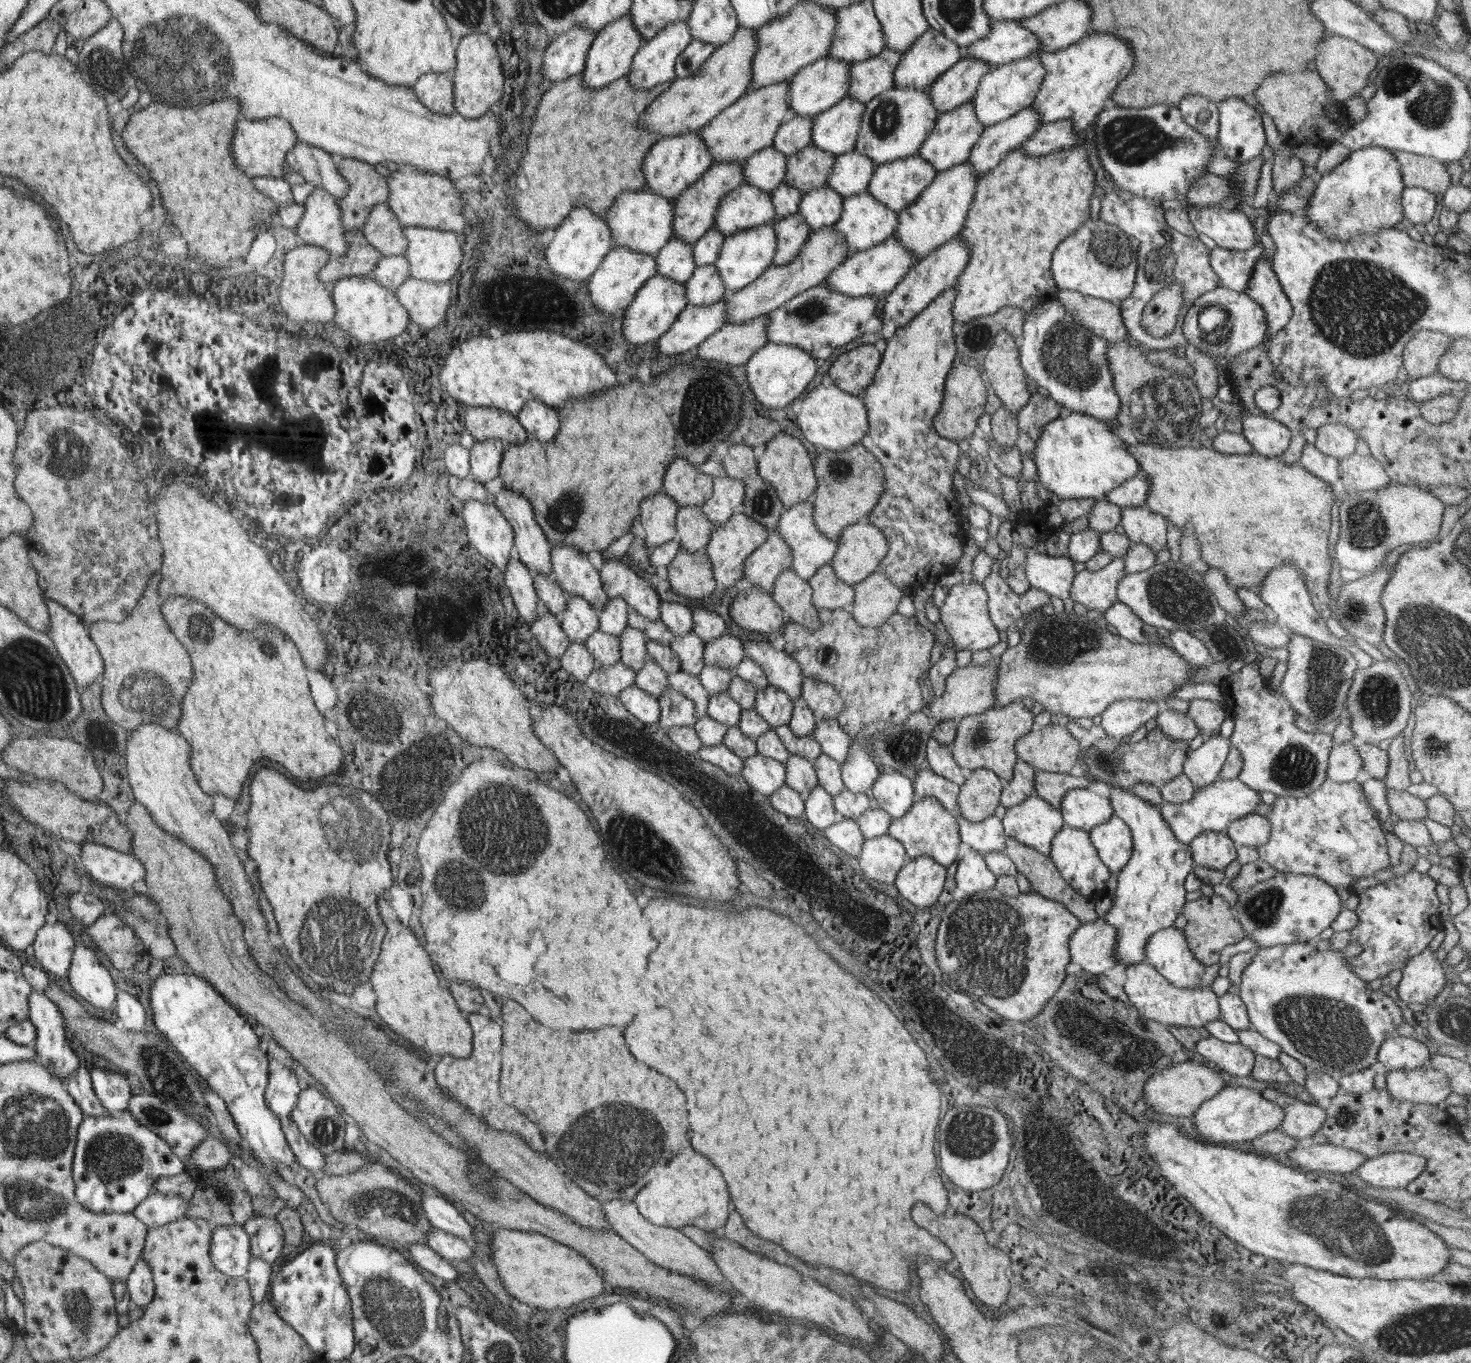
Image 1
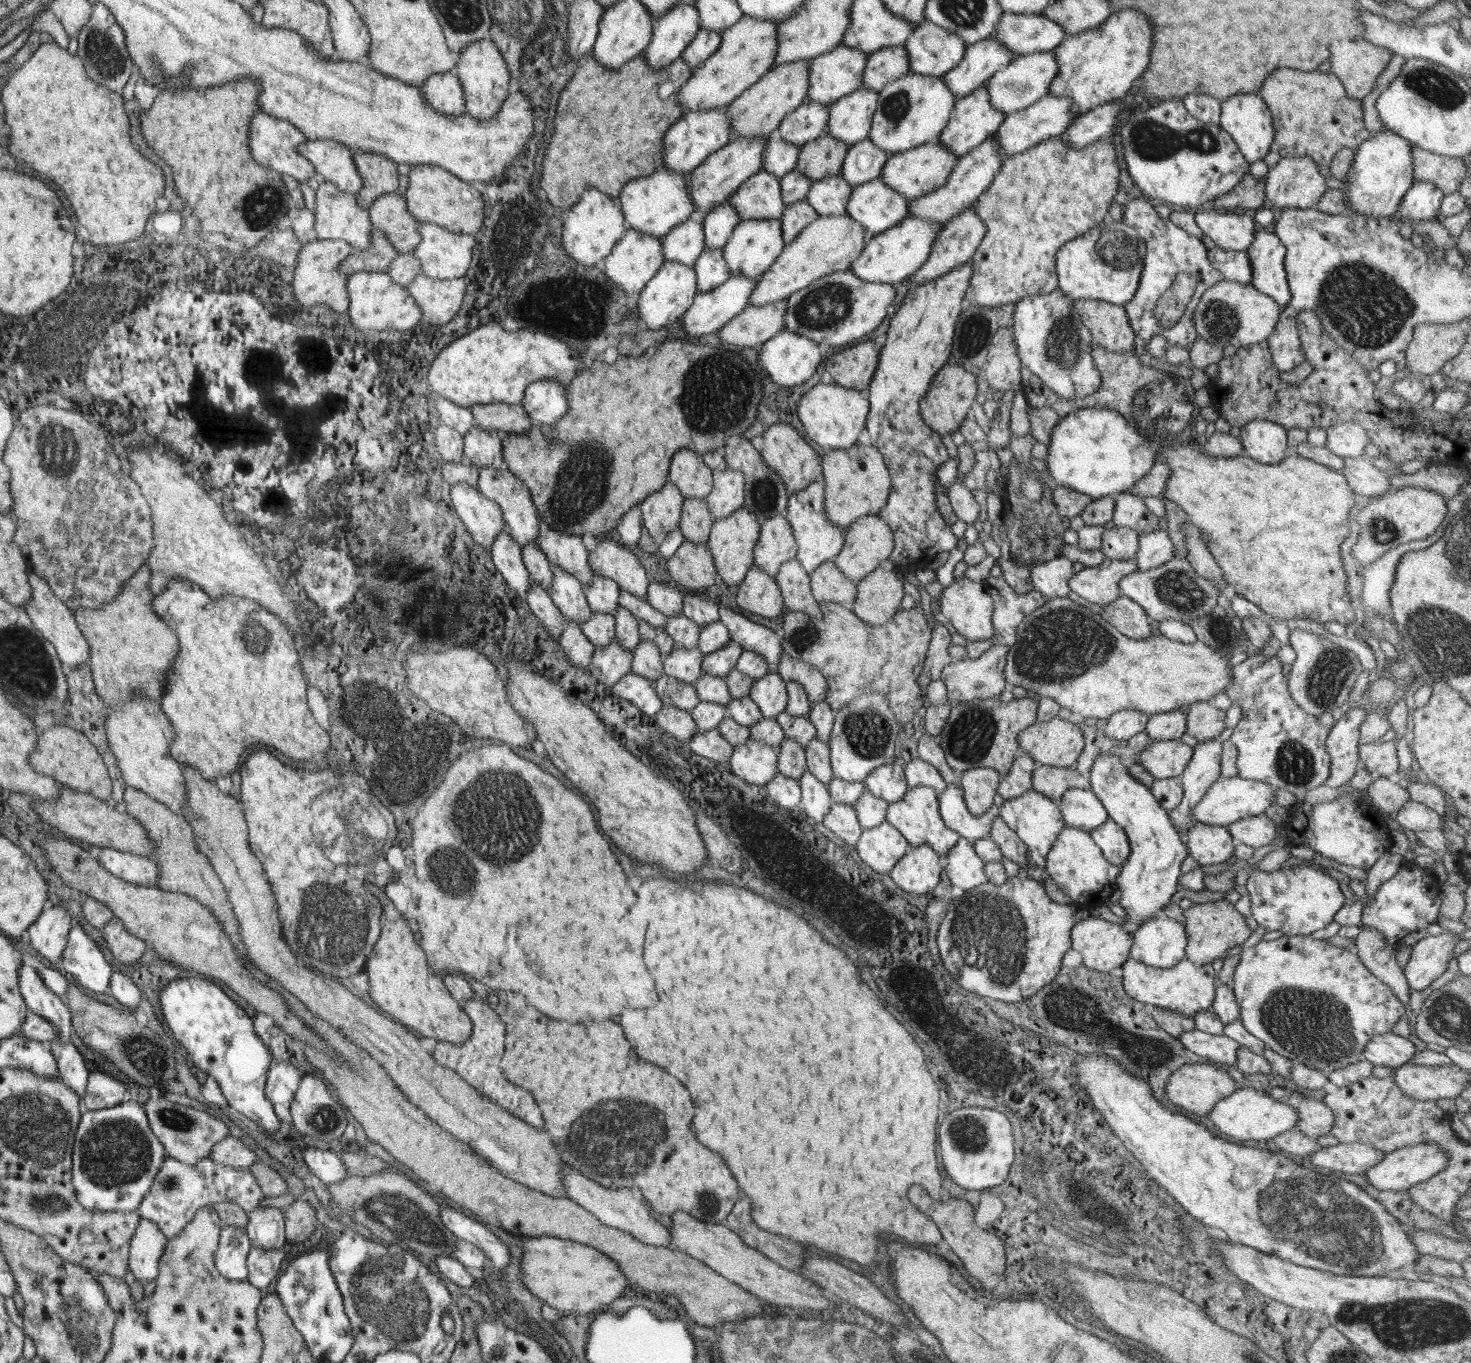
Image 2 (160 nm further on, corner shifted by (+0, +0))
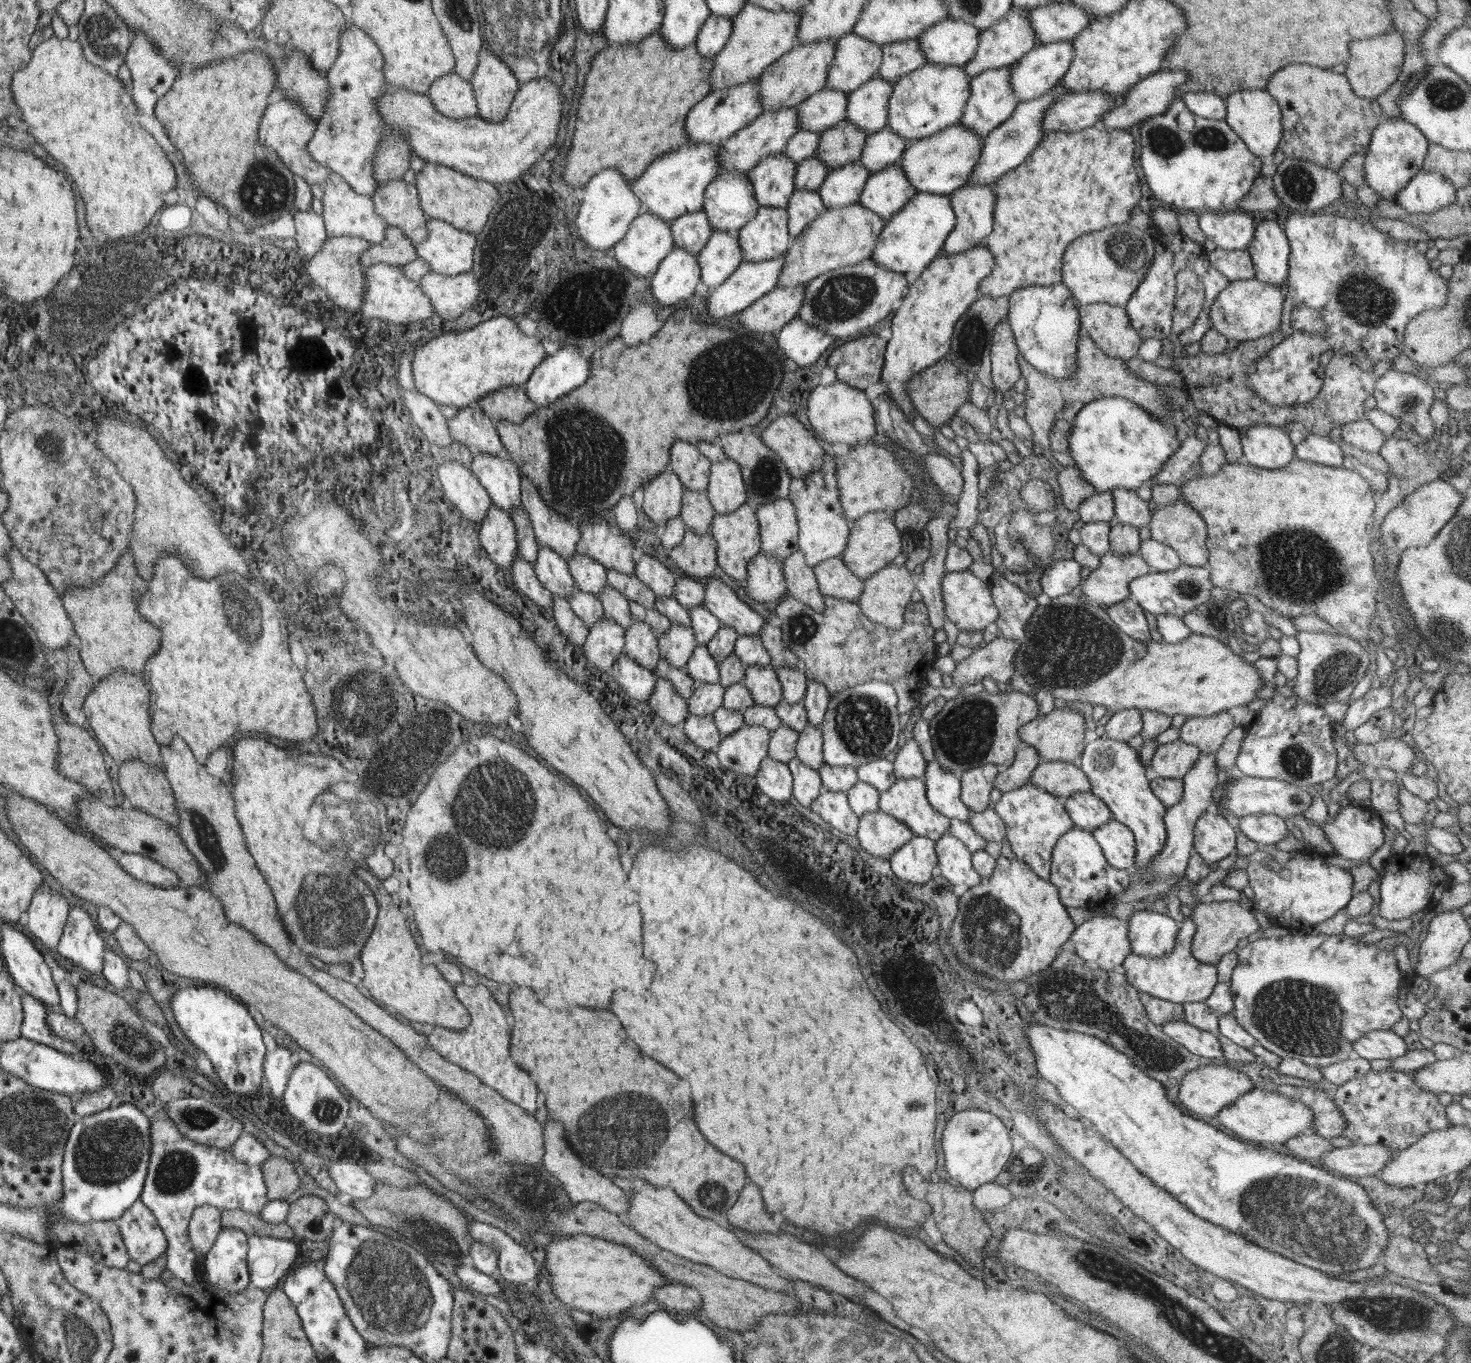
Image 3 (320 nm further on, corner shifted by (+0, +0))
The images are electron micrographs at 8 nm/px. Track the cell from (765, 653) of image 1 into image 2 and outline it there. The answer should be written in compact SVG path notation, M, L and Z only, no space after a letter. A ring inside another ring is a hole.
M719 606L719 619L729 630L732 641L737 642L743 649L760 654L768 661L770 672L778 672L779 658L783 652L782 640L775 631L750 618L736 613L726 606Z

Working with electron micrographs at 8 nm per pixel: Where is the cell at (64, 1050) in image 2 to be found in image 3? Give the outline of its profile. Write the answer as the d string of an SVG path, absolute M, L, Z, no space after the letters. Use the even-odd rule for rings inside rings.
M24 993L23 1004L24 1026L21 1038L43 1043L45 1046L54 1047L55 1050L60 1052L66 1053L69 1051L71 1054L78 1052L74 1044L54 1034L52 1028L48 1026L46 1018L48 1014L50 1014L50 1011L44 1006L43 1002L40 1002L40 999L34 998L28 993Z

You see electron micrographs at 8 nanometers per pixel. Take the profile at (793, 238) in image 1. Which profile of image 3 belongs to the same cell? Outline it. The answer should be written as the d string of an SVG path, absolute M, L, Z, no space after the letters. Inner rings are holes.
M795 190L785 209L788 213L788 230L794 238L827 208L822 204L818 191Z

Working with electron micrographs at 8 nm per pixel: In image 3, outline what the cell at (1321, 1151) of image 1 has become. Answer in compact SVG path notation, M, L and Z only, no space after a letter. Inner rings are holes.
M1361 1143L1329 1150L1322 1158L1325 1168L1354 1178L1378 1176L1395 1152L1380 1143Z

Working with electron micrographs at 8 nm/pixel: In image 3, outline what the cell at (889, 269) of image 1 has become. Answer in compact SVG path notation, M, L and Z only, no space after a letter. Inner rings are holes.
M919 192L889 218L878 235L871 258L885 269L918 277L932 260L942 254L945 240L954 230L956 221L950 196Z

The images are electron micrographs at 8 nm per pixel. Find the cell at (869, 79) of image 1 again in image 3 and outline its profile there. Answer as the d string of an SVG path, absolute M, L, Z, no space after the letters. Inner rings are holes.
M918 38L888 43L881 50L882 65L877 76L884 82L896 84L904 74L920 69L926 63Z

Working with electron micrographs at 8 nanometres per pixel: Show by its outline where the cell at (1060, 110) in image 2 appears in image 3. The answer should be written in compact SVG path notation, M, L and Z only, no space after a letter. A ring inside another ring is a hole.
M1100 90L1066 94L1055 100L1044 113L1042 133L1076 133L1100 123L1104 114L1116 109L1120 99Z

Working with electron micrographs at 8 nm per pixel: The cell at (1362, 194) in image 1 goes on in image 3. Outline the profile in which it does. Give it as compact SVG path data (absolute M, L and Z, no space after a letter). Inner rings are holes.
M1398 118L1383 119L1373 131L1369 147L1364 153L1366 184L1375 190L1380 198L1394 200L1396 194L1422 170L1429 143L1424 134L1410 122Z

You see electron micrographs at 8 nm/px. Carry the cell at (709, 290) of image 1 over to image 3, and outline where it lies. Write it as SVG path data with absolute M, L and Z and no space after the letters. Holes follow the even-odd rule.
M713 231L706 246L698 254L701 279L710 289L720 286L743 261L736 233Z

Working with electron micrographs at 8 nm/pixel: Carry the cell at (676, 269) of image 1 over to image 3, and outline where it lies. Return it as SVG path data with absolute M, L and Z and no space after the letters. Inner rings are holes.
M704 210L685 214L670 223L676 247L686 249L696 256L706 246L714 231Z

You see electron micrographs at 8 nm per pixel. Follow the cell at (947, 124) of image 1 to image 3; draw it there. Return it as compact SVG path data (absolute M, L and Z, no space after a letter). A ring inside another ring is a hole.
M1011 66L992 70L984 70L982 74L974 76L970 82L970 97L966 103L965 114L960 119L960 126L970 128L976 132L980 139L984 140L992 130L1000 127L1014 113L1019 103L1014 96L1014 90L1010 86Z

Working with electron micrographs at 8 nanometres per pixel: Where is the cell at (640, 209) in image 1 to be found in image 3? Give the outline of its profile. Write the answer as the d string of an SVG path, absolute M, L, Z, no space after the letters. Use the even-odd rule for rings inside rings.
M716 143L688 144L652 161L646 172L631 182L632 192L644 206L642 212L651 212L672 222L685 214L702 211L706 188L721 172L719 147L720 144Z

